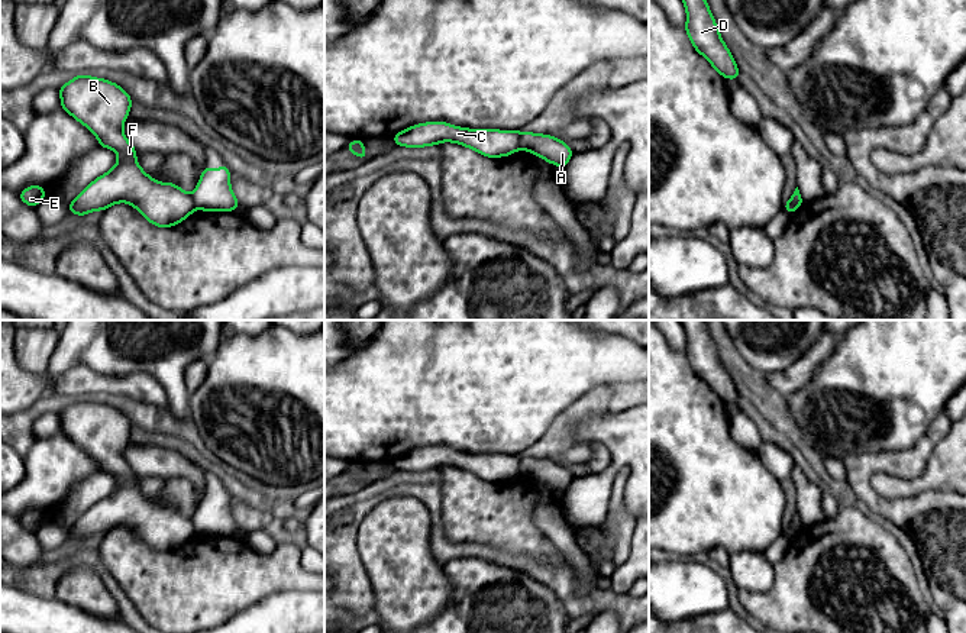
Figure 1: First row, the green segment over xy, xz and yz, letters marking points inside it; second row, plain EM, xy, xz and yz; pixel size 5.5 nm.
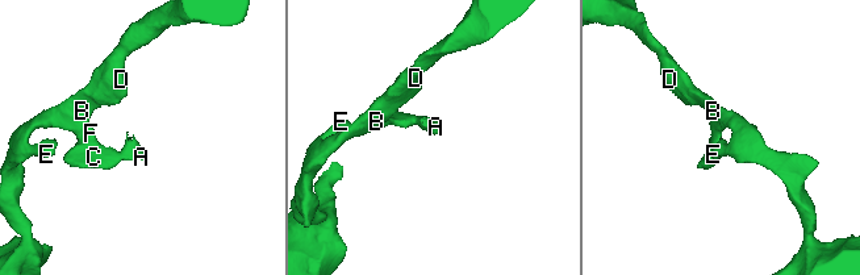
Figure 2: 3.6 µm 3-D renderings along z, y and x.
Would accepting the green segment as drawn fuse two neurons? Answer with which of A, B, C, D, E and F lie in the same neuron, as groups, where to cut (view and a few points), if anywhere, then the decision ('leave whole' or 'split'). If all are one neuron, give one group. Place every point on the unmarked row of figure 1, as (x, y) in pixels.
A / B C D E F; cut in xz along (520, 458), (517, 472); split

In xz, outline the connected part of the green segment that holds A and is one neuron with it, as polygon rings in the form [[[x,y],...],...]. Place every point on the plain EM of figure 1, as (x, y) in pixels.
[[[530,456],[520,458],[518,474],[532,477],[559,492],[565,492],[574,479],[574,475],[563,465]]]

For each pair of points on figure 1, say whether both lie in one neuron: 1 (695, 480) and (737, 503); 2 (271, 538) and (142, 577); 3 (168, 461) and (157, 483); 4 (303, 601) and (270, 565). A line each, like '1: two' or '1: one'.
1: one
2: two
3: two
4: two

